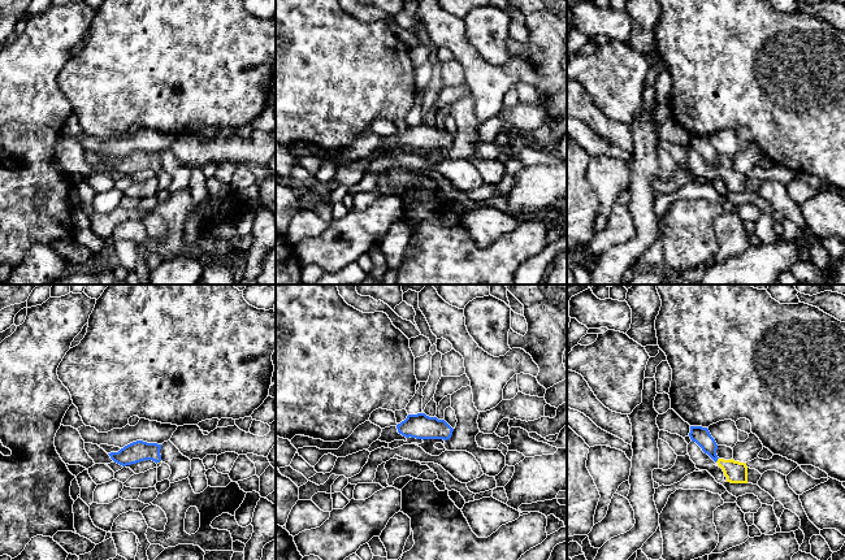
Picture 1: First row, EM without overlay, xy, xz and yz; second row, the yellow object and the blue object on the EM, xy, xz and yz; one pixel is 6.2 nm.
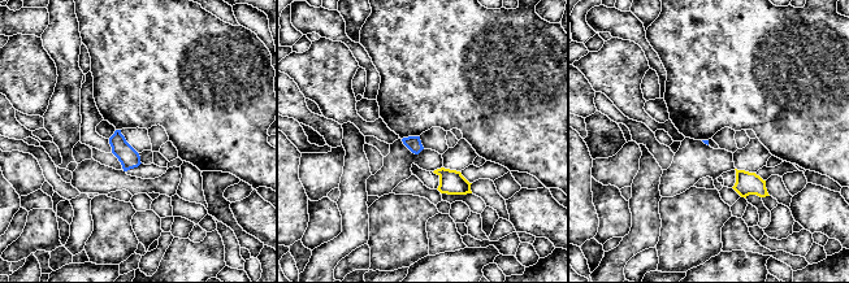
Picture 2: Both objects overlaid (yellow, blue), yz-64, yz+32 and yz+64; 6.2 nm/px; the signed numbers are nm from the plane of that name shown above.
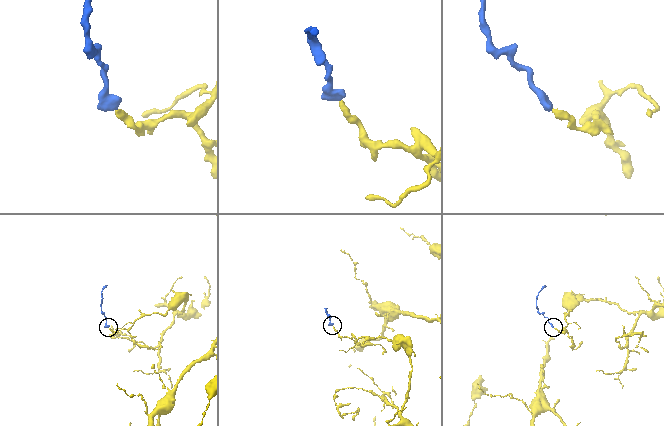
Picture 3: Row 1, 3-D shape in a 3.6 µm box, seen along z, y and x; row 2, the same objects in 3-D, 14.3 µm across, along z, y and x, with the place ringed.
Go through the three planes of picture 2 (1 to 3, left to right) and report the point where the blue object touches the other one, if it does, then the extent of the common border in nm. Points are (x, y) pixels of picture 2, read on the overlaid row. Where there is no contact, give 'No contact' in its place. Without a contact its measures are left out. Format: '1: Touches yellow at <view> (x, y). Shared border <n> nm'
1: No contact
2: No contact
3: No contact

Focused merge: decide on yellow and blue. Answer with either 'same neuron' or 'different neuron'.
same neuron

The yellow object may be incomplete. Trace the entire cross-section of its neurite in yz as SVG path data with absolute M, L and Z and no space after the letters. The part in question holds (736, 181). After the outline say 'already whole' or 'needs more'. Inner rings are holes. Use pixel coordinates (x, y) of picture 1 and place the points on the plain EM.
M690 135L689 146L705 162L707 162L723 178L727 191L748 192L748 175L745 172L719 168L716 164L718 153L707 136Z; needs more

